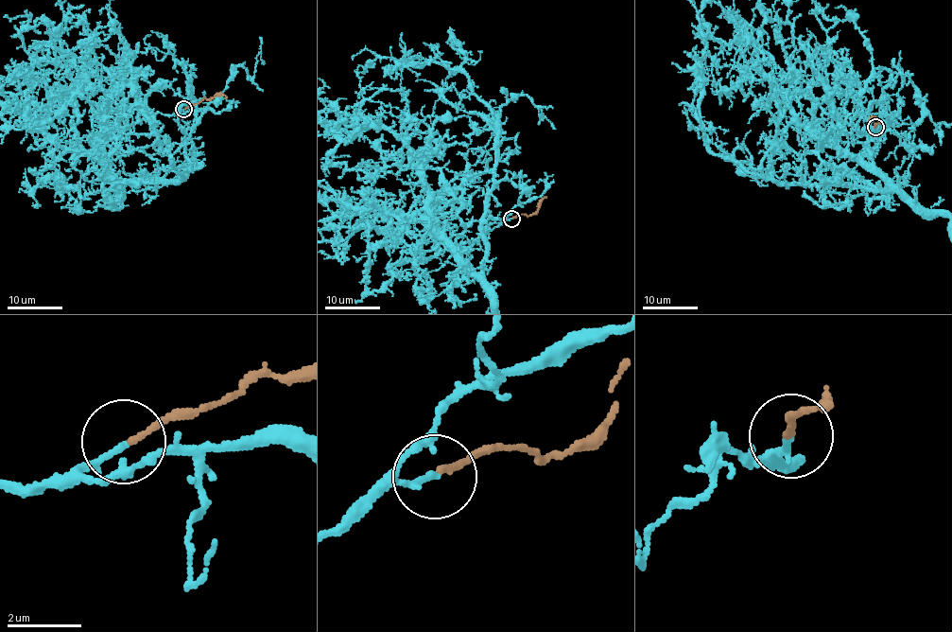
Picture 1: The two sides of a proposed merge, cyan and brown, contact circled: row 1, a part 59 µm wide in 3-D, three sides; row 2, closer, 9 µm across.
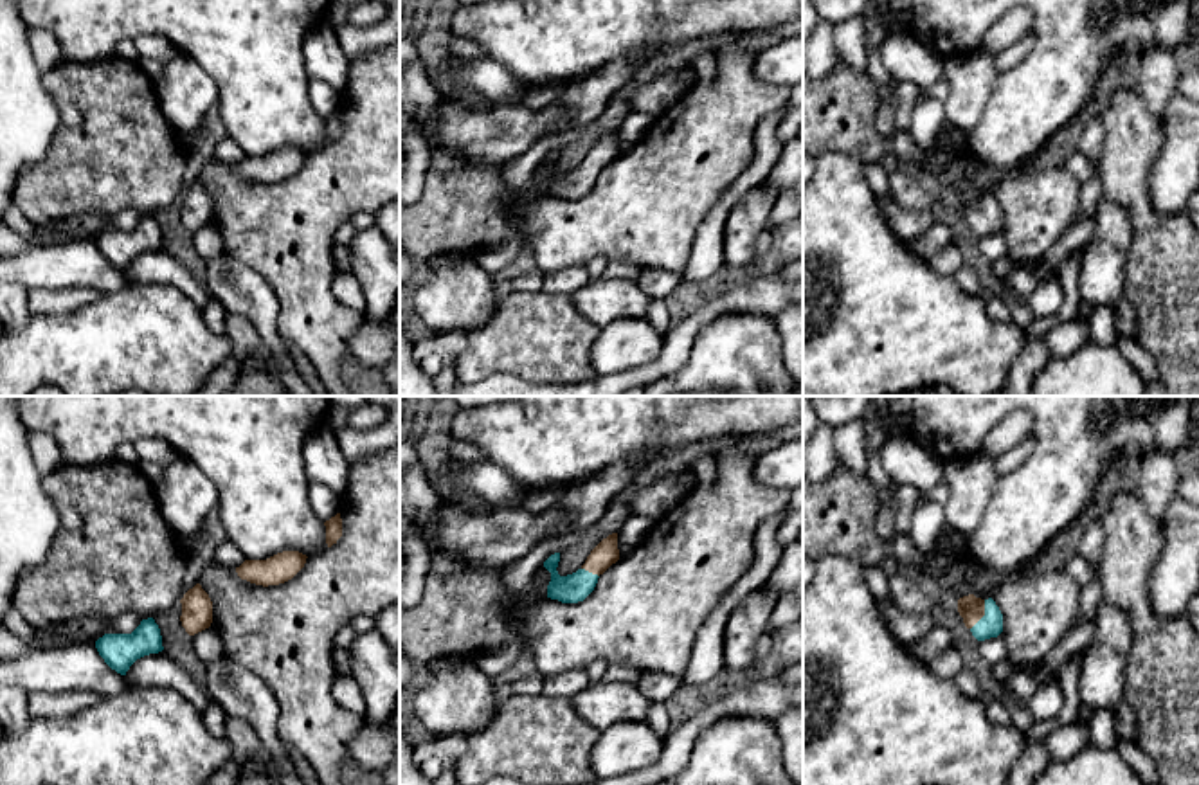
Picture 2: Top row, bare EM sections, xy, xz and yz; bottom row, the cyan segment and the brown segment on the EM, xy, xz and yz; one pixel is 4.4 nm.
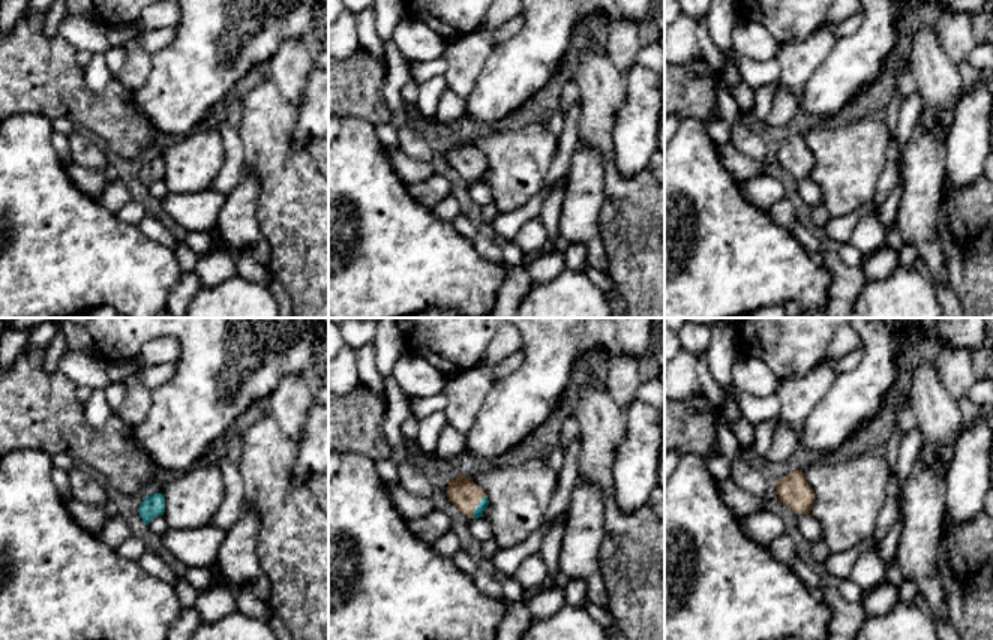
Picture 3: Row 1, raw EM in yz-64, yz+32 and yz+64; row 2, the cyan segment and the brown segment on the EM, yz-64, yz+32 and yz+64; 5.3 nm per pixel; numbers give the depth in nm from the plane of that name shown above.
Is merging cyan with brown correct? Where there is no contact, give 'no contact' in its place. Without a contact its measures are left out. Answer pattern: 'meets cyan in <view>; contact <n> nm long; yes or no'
meets cyan in yz; contact 150 nm long; yes

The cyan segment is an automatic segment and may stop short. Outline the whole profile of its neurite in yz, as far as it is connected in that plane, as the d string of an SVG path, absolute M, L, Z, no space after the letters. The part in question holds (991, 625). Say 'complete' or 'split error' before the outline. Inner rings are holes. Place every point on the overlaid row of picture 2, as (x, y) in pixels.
split error; M963 596L958 600L958 612L978 641L997 637L1003 632L1003 614L992 598Z

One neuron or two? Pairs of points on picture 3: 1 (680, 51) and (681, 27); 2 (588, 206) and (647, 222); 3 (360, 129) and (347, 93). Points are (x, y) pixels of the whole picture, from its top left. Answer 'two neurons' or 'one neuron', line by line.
1: one neuron
2: two neurons
3: two neurons

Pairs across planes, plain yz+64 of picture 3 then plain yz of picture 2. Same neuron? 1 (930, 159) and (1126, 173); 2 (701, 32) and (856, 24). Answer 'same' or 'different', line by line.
1: different
2: same

